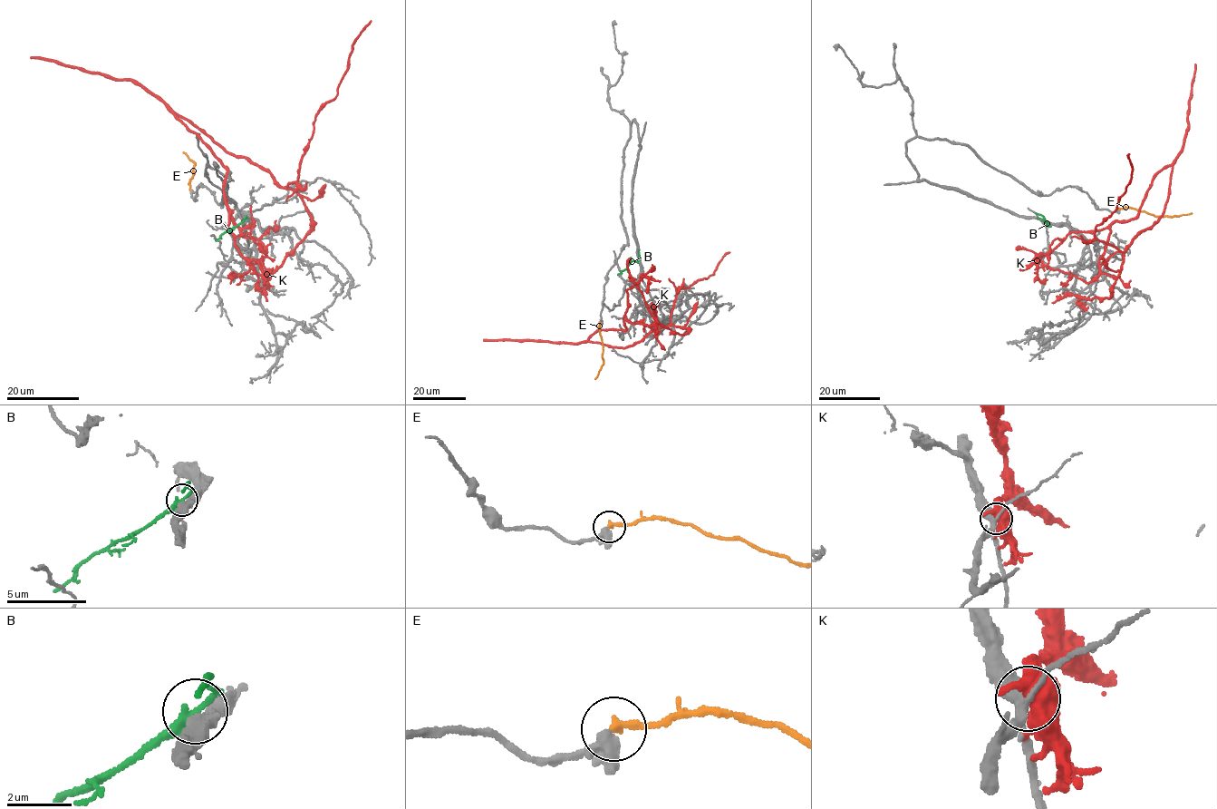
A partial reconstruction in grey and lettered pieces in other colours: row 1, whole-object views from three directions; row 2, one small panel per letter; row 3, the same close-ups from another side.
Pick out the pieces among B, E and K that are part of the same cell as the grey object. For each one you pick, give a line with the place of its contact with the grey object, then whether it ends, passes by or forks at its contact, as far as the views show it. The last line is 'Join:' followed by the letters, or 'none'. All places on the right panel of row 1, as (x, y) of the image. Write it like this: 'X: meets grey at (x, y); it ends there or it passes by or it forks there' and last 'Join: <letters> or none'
Join: none

